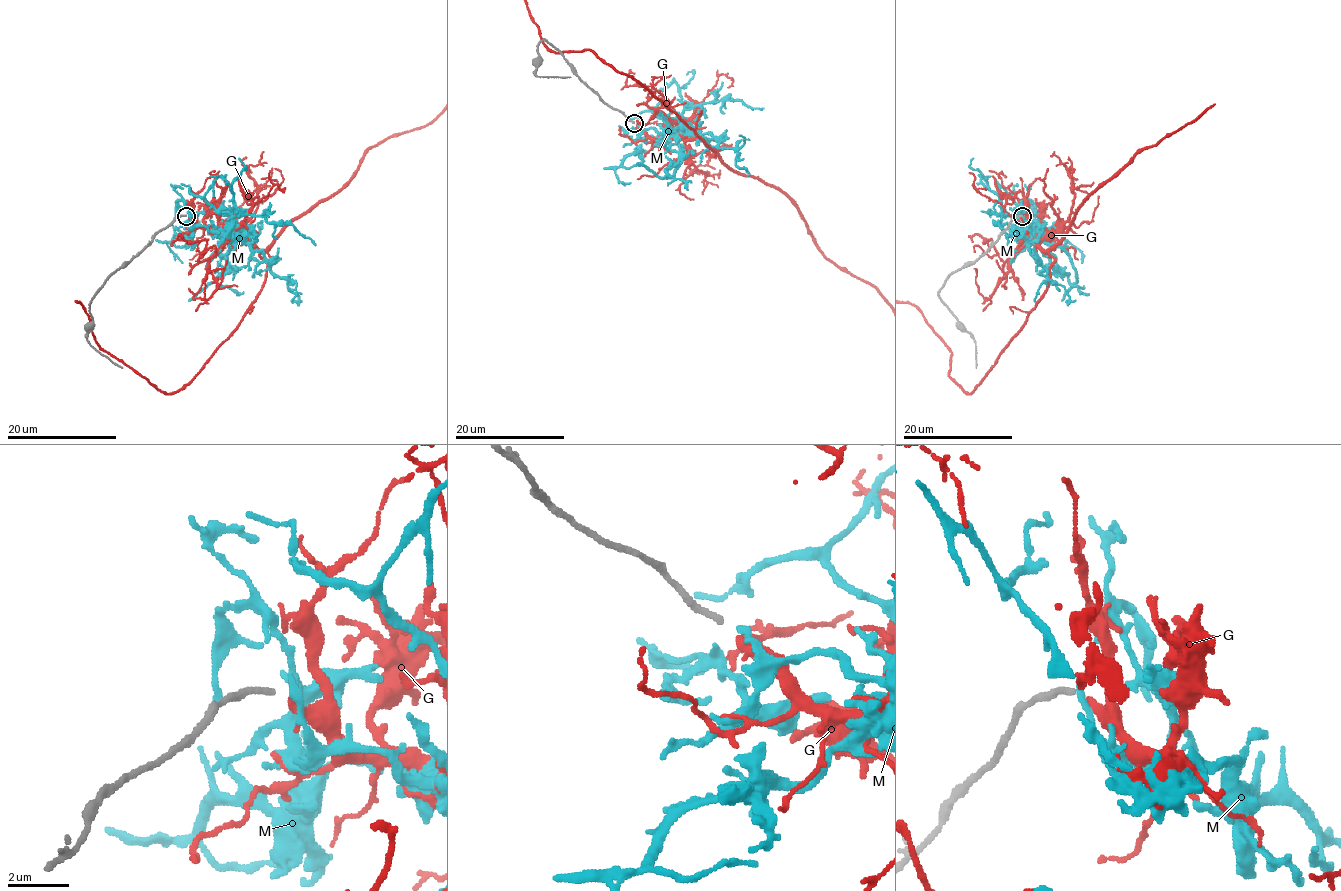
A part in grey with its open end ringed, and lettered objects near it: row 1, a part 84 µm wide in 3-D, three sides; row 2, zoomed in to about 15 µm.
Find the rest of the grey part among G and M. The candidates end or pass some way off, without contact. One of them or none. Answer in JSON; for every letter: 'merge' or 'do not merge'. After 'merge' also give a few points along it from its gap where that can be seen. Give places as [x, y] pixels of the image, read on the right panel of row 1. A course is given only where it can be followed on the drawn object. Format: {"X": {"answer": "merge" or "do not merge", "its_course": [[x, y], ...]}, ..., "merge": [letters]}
{"G": {"answer": "do not merge"}, "M": {"answer": "do not merge"}, "merge": []}

